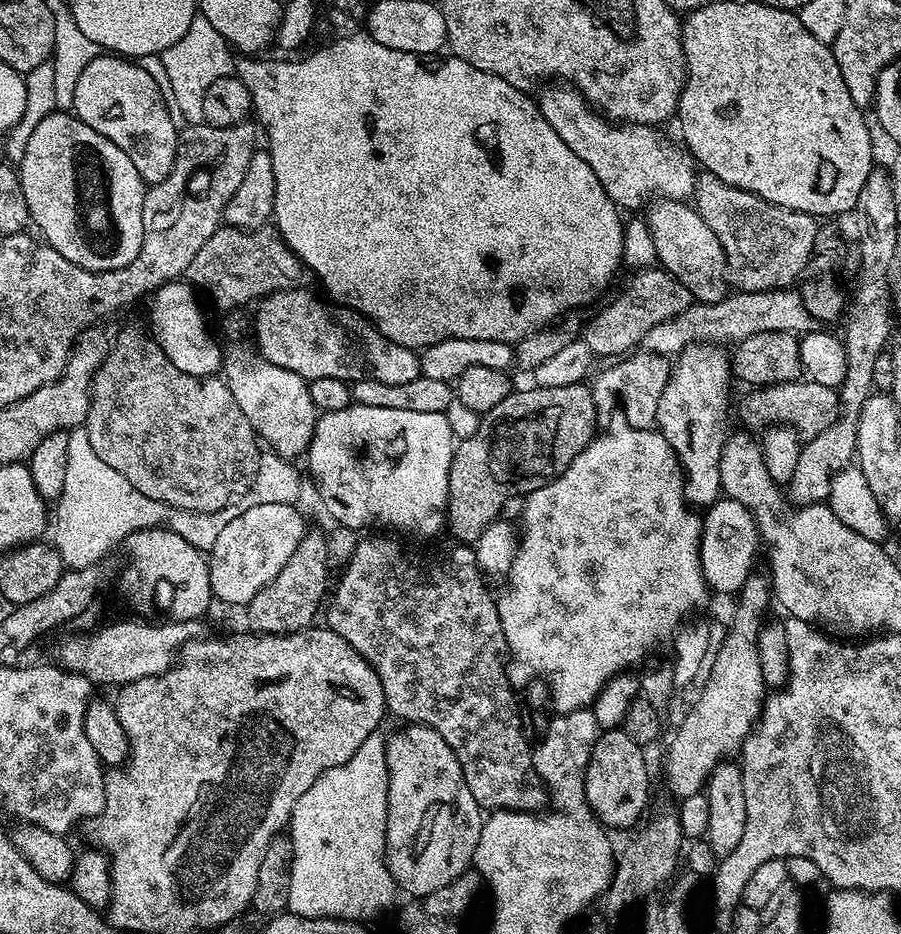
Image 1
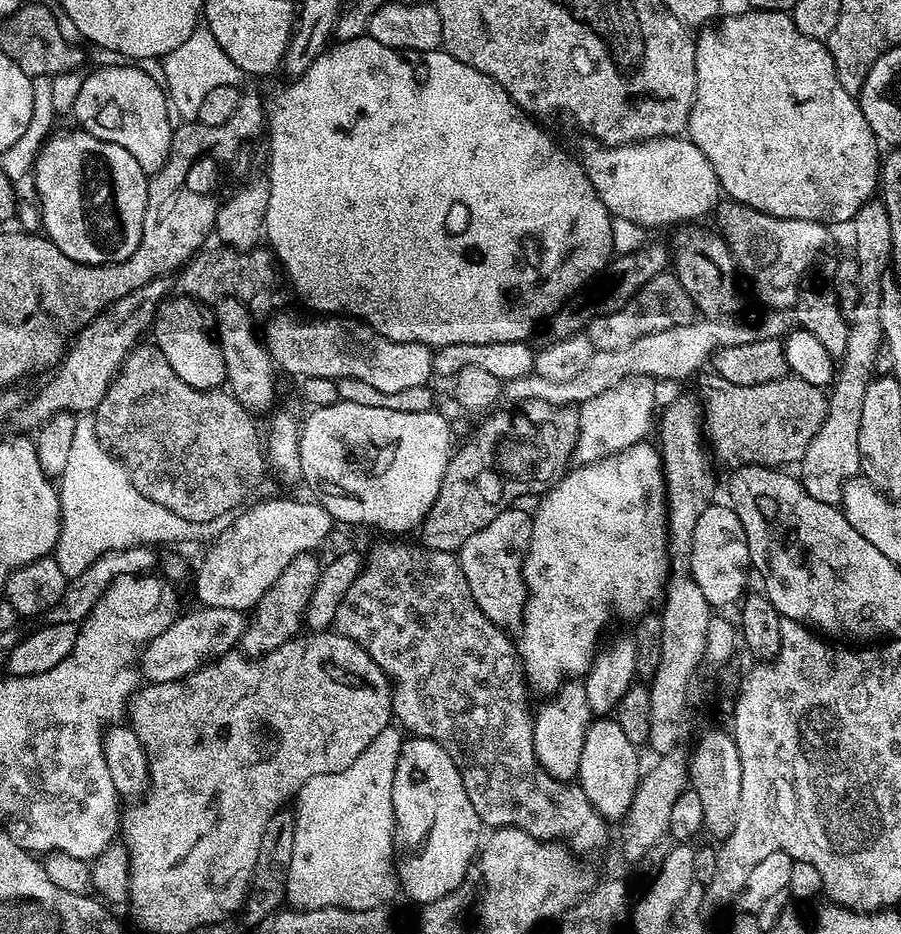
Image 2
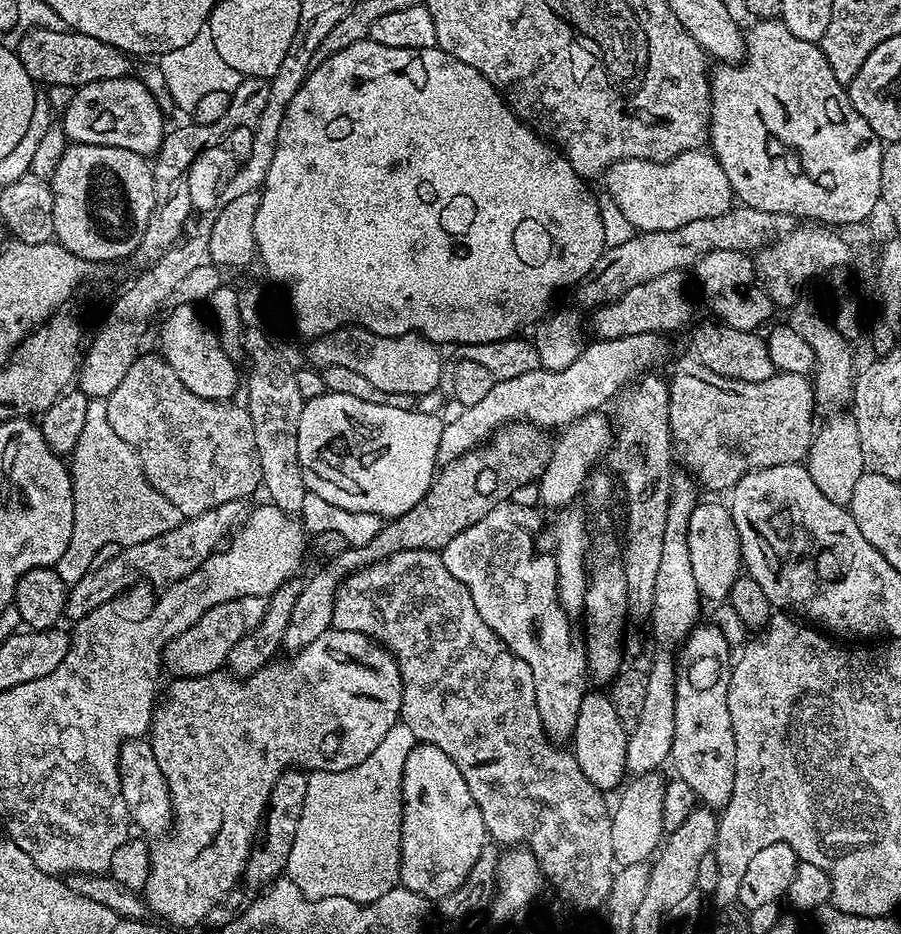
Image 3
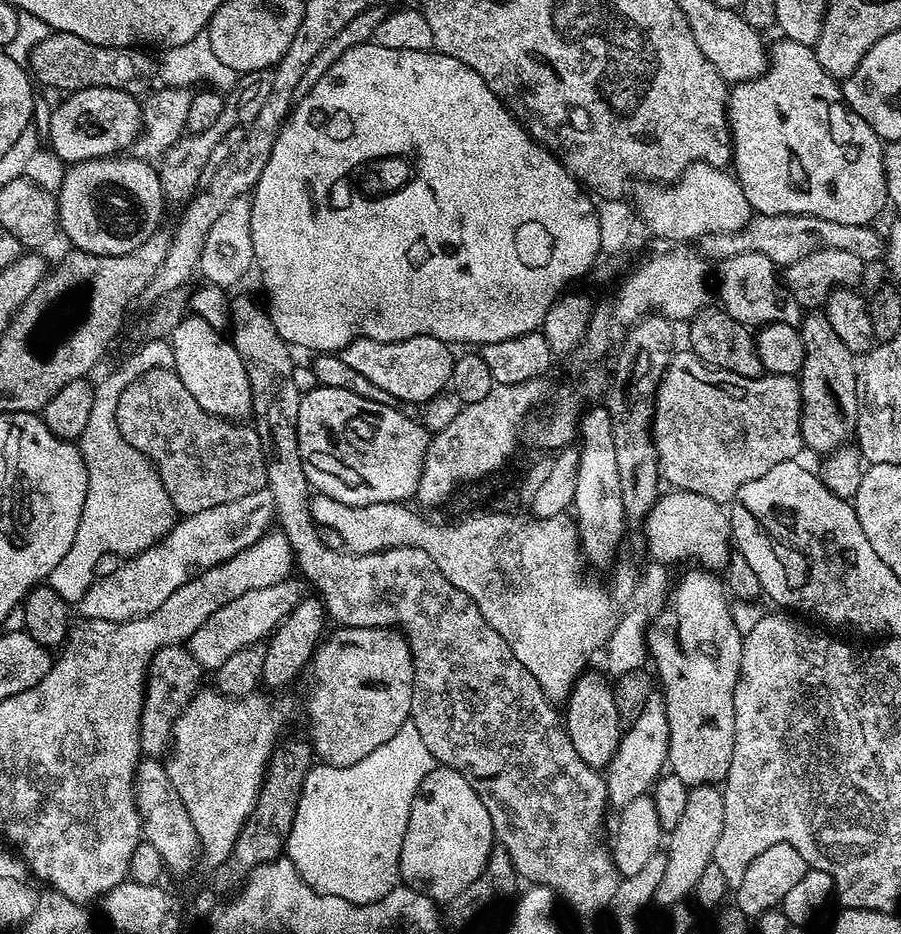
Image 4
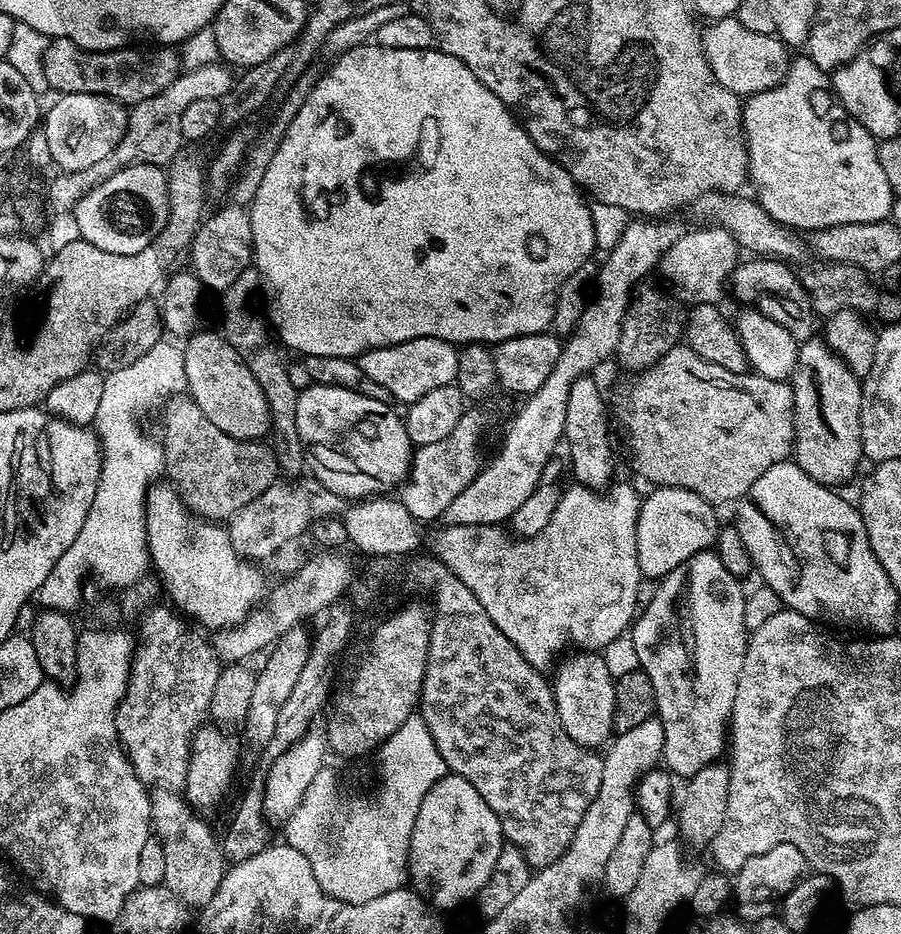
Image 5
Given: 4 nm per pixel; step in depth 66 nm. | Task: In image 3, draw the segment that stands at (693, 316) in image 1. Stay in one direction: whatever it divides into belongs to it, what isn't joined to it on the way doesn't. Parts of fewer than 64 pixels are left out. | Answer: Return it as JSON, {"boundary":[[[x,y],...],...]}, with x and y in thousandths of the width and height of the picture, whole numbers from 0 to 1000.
{"boundary":[[[730,355],[699,358],[680,364],[661,362],[658,368],[657,365],[649,367],[646,379],[642,379],[642,388],[628,392],[628,396],[612,398],[598,393],[578,400],[576,405],[552,407],[532,430],[526,430],[526,435],[521,437],[511,437],[507,445],[494,453],[486,473],[485,498],[504,495],[522,481],[533,479],[560,454],[585,452],[600,460],[625,460],[648,444],[667,440],[674,428],[679,430],[685,427],[684,415],[691,416],[711,400],[727,395],[724,393],[741,377],[741,368],[737,364],[740,363]]]}

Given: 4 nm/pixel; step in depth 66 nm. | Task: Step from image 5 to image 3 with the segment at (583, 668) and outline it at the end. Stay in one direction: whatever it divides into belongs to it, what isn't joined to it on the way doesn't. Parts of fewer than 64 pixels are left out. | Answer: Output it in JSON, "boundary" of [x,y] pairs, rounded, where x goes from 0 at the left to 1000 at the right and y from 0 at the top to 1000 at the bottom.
{"boundary":[[[654,739],[648,742],[633,801],[642,820],[646,820],[646,829],[650,829],[650,833],[667,848],[675,850],[678,844],[687,845],[695,835],[697,784],[690,777],[686,764],[681,764],[678,744],[670,742],[669,745],[666,741],[669,740]]]}

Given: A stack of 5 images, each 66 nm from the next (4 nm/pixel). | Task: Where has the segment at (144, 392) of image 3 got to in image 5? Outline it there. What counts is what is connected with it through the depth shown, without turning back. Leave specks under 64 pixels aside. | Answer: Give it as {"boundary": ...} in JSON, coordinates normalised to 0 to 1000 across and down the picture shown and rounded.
{"boundary":[[[208,422],[192,423],[186,430],[180,470],[182,505],[211,548],[231,559],[246,559],[307,517],[305,486],[296,474],[265,471],[242,460]]]}

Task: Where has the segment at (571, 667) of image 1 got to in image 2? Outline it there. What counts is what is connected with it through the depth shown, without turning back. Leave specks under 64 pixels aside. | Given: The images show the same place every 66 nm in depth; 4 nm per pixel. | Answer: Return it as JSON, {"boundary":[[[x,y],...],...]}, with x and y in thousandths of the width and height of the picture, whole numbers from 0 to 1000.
{"boundary":[[[711,473],[670,489],[657,497],[645,497],[627,504],[598,532],[599,541],[590,552],[590,567],[584,578],[584,590],[579,611],[582,613],[582,626],[586,630],[586,643],[582,646],[582,658],[575,669],[575,701],[582,712],[582,722],[585,731],[592,738],[600,737],[602,740],[612,742],[620,738],[627,725],[644,726],[651,721],[657,713],[657,708],[663,701],[661,684],[675,664],[675,654],[685,651],[686,654],[710,655],[719,651],[724,646],[731,643],[738,637],[738,630],[744,618],[744,596],[741,589],[741,536],[738,534],[737,501],[731,479],[727,474]]]}

